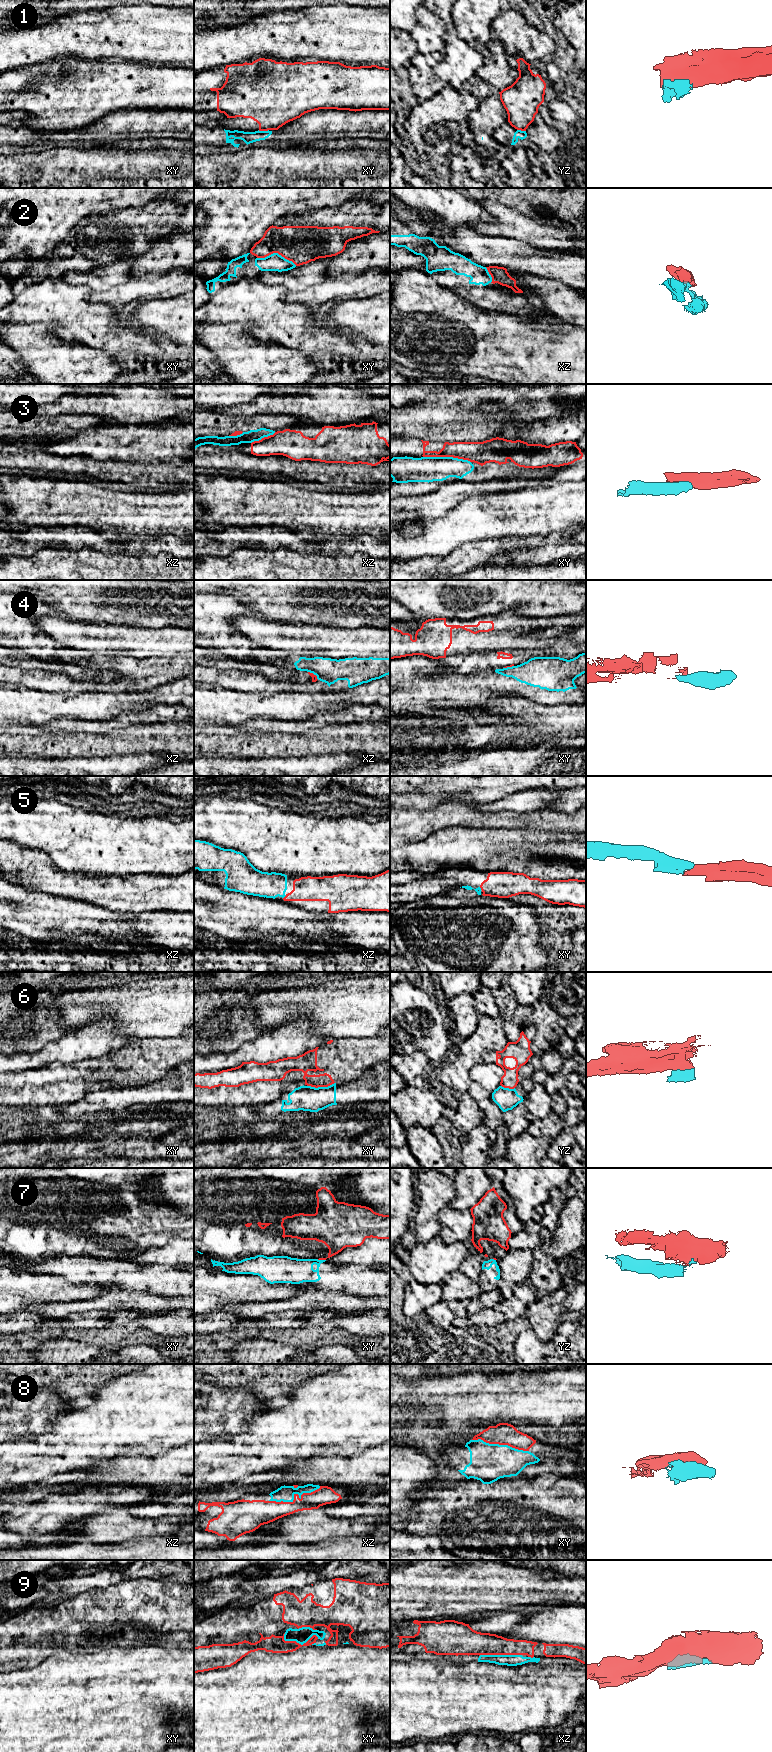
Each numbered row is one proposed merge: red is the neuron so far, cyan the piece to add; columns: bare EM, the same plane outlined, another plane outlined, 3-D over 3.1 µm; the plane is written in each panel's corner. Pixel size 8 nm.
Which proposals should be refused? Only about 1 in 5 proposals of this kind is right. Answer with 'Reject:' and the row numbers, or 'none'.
Reject: 1, 2, 3, 4, 6, 7

